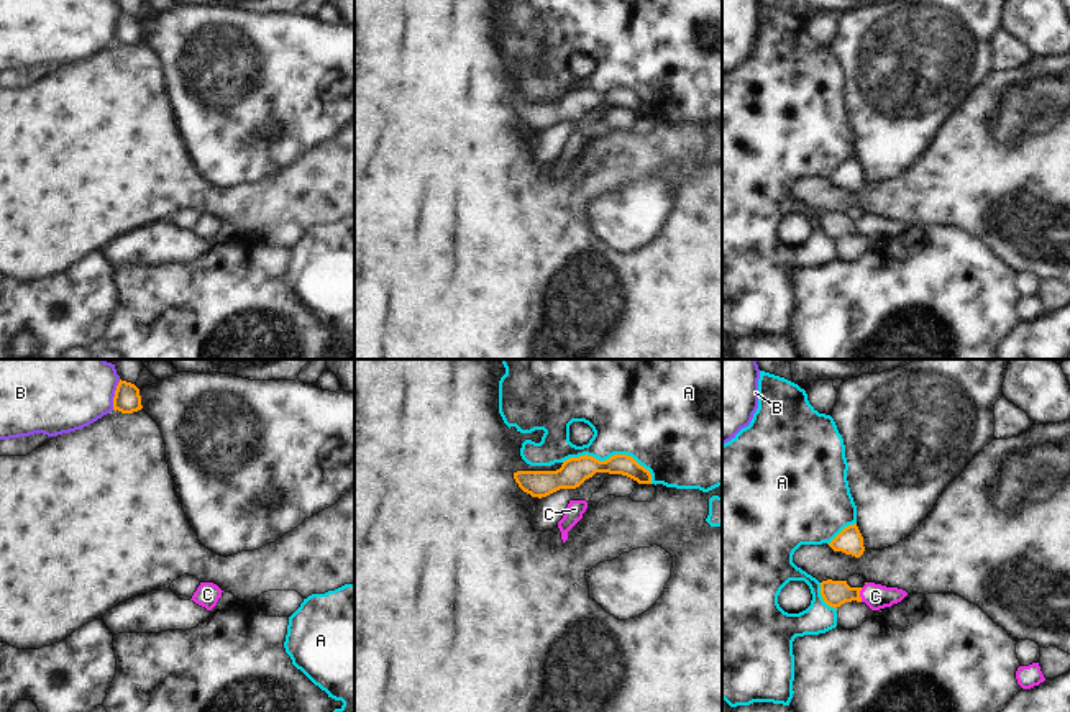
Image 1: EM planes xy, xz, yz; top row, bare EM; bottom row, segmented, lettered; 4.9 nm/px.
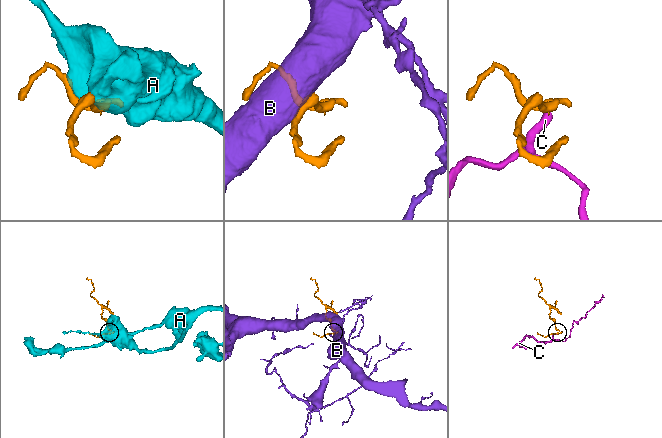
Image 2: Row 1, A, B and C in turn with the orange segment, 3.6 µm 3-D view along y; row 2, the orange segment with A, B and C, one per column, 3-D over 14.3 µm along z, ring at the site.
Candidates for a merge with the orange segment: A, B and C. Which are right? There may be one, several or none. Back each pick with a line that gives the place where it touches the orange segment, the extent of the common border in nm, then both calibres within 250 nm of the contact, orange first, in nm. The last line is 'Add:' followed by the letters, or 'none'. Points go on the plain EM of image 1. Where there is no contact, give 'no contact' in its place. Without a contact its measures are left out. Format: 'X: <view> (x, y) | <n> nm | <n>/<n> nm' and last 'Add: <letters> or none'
C: yz (859, 227) | 70 nm | 130/120 nm
Add: C

